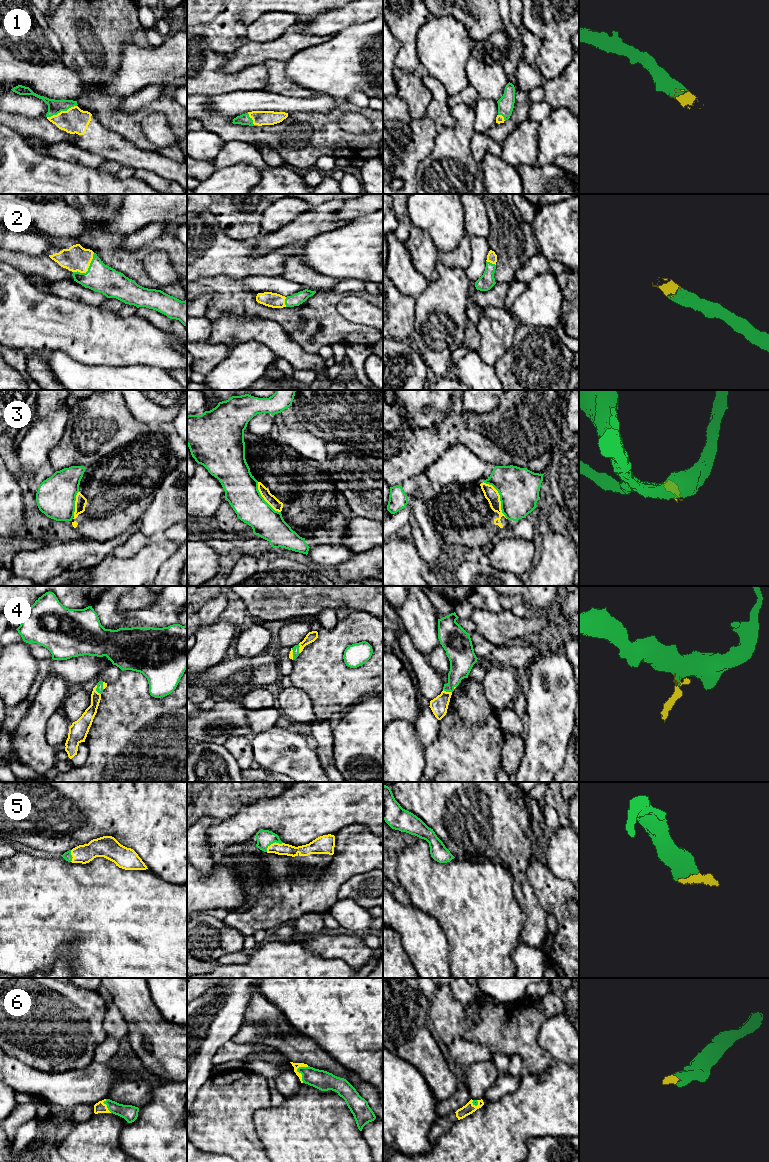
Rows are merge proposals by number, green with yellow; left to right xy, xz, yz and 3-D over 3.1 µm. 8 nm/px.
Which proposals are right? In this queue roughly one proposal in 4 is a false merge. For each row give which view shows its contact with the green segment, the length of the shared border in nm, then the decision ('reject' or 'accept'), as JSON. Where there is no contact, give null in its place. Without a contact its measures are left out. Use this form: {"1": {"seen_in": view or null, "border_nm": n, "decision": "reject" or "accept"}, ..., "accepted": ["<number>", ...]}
{"1": {"seen_in": "xy", "border_nm": 260, "decision": "accept"}, "2": {"seen_in": "xy", "border_nm": 240, "decision": "accept"}, "3": {"seen_in": "yz", "border_nm": 360, "decision": "reject"}, "4": {"seen_in": "xy", "border_nm": 90, "decision": "accept"}, "5": {"seen_in": "xz", "border_nm": 150, "decision": "accept"}, "6": {"seen_in": "xz", "border_nm": 140, "decision": "accept"}, "accepted": ["1", "2", "4", "5", "6"]}

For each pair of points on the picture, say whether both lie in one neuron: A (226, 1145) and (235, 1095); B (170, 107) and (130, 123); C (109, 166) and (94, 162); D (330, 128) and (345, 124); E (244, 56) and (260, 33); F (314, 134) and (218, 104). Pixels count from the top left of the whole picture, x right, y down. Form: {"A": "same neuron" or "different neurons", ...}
{"A": "same neuron", "B": "same neuron", "C": "different neurons", "D": "different neurons", "E": "different neurons", "F": "different neurons"}

